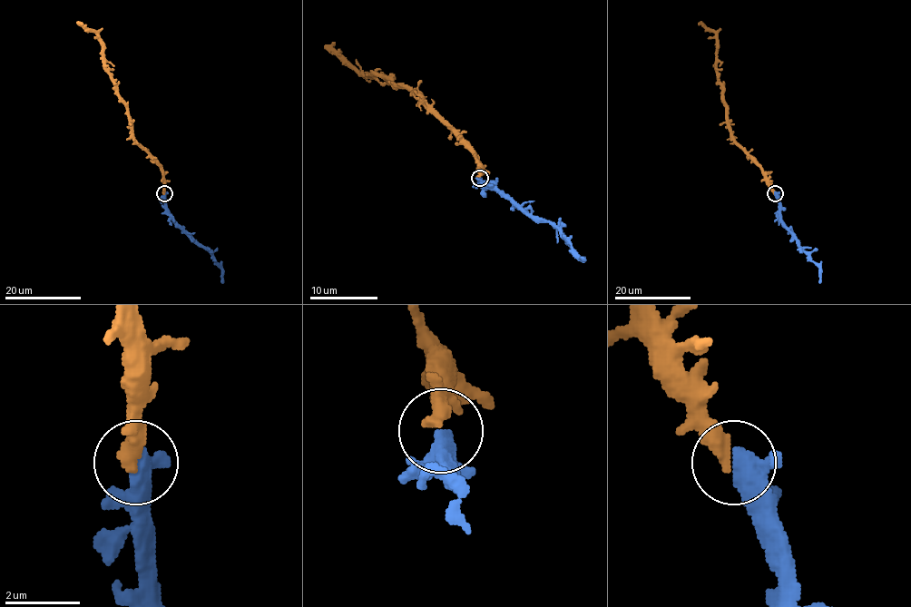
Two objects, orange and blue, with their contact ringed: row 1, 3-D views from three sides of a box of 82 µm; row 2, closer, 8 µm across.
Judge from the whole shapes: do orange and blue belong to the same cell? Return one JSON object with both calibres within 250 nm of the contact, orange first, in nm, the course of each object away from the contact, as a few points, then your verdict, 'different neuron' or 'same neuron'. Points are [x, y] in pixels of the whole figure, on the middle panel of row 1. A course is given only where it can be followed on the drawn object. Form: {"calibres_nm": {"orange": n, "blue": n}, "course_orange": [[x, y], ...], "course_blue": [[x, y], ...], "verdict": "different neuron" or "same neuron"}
{"calibres_nm": {"orange": 440, "blue": 420}, "course_orange": [[480, 177], [476, 156], [416, 93], [396, 85], [390, 78], [359, 74], [324, 46]], "course_blue": [[480, 178], [484, 187], [497, 187], [529, 214], [550, 220], [583, 258]], "verdict": "same neuron"}

